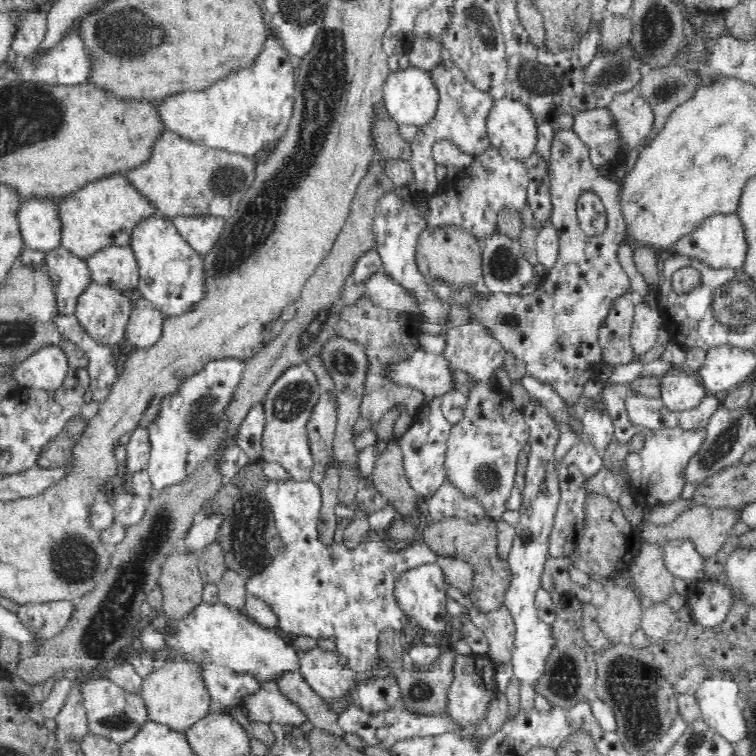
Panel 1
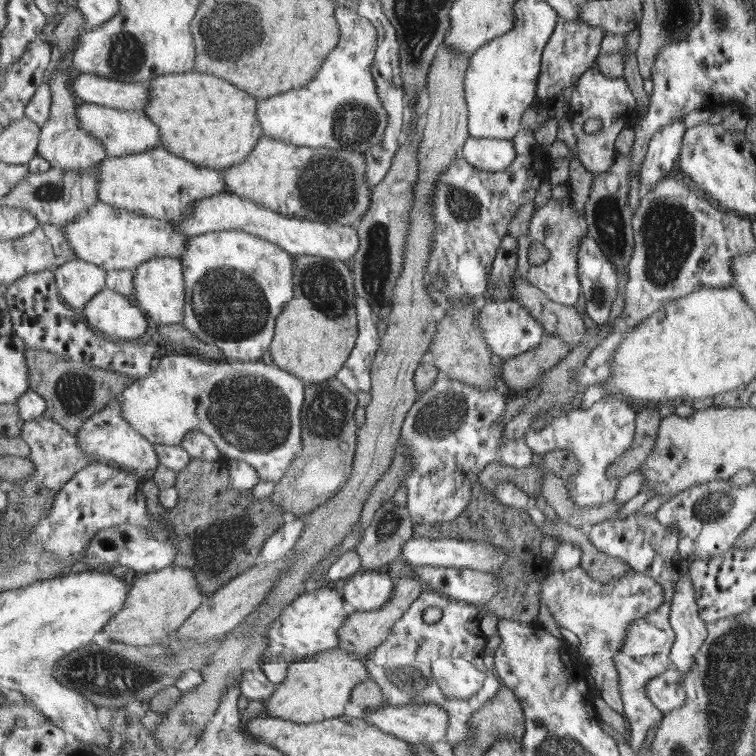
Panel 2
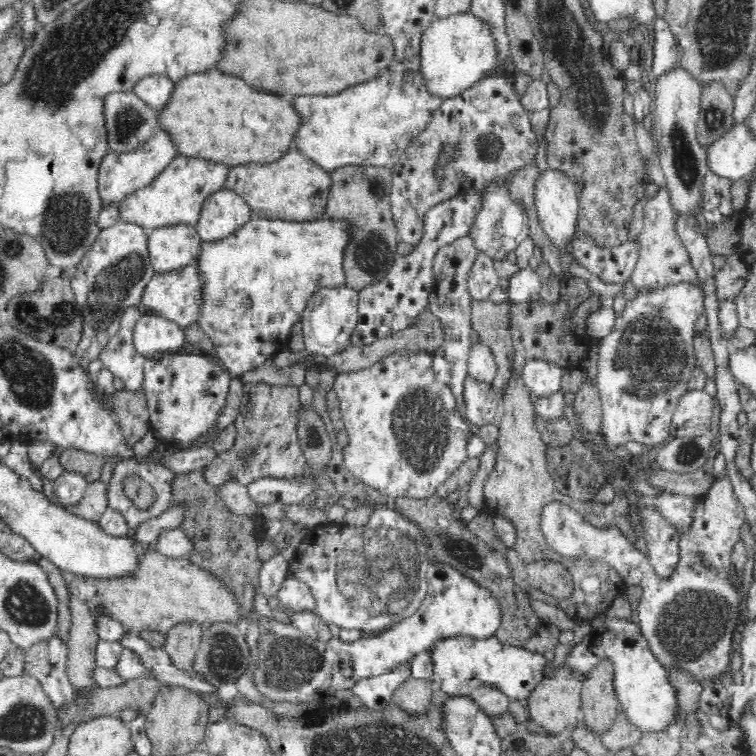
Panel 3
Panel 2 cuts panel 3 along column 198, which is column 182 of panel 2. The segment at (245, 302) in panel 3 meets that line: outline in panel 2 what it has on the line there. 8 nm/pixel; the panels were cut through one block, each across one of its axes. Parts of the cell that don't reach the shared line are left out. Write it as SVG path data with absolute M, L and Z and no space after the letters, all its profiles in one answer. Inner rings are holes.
M218 231L191 237L181 259L184 264L184 277L186 280L185 292L186 299L188 300L188 303L185 304L185 316L182 320L182 326L201 341L215 345L223 350L226 360L257 362L259 360L268 359L276 331L276 318L283 312L285 304L294 299L294 260L296 259L296 255L279 247L279 244L273 244L262 237L254 236L247 232Z

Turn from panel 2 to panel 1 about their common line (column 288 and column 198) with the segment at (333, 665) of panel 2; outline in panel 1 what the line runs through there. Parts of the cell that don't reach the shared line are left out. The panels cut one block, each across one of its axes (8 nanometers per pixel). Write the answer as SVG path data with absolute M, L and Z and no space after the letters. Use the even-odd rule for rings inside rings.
M188 662L155 665L143 678L138 694L146 707L148 721L165 725L180 733L184 733L190 726L209 714L212 699L201 681L197 666L195 663Z

